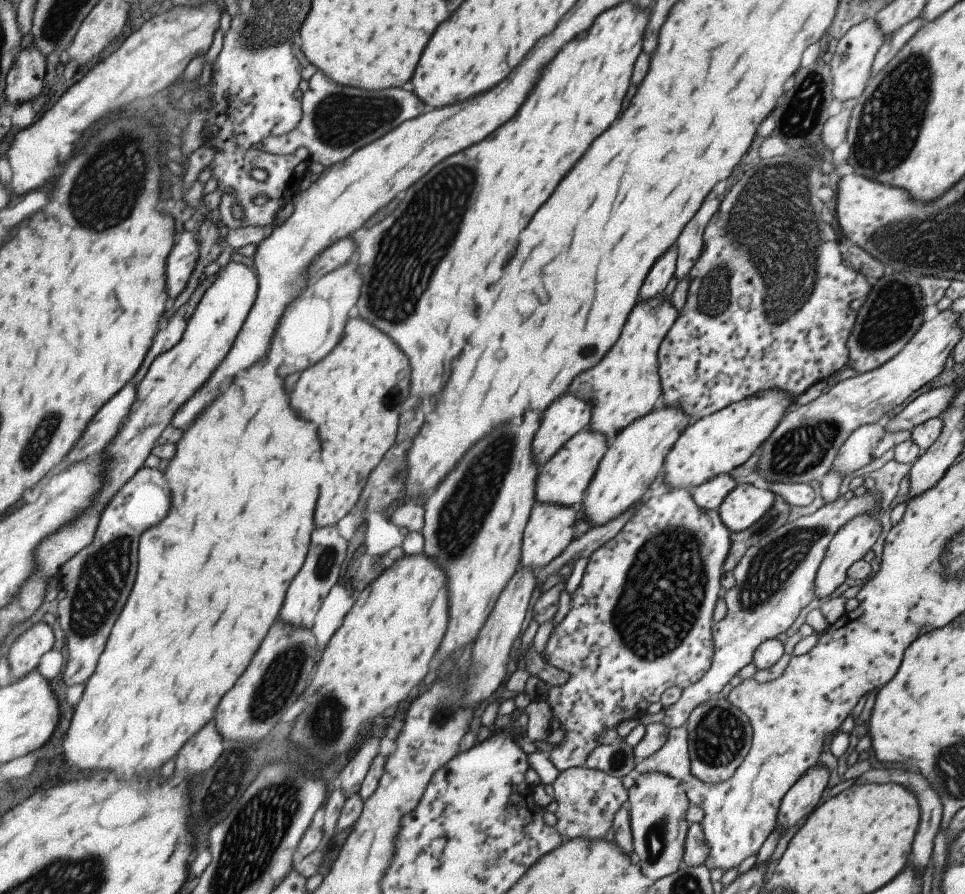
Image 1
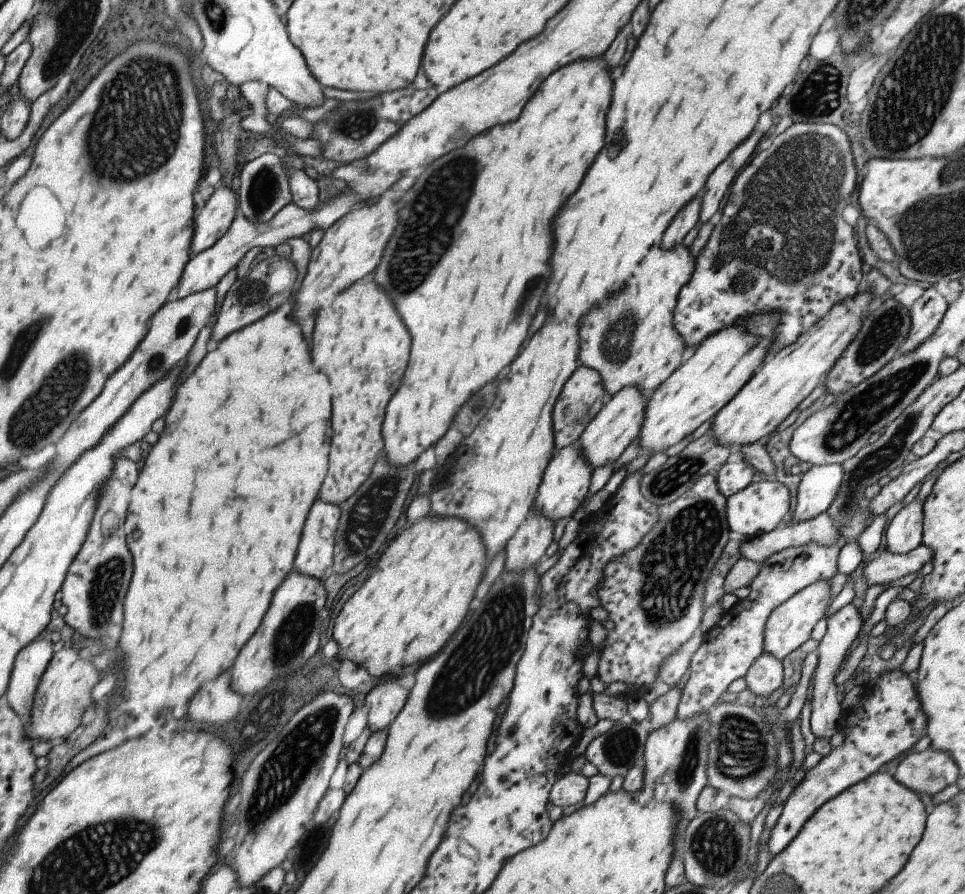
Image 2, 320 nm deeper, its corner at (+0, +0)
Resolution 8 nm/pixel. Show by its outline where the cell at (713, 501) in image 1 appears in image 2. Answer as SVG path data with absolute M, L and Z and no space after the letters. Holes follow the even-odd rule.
M745 461L727 462L721 466L716 474L716 488L723 498L744 490L750 483L754 474L752 467Z

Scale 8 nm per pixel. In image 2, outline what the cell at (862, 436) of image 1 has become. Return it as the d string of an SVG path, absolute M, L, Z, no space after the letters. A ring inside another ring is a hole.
M840 464L813 465L806 472L799 475L800 481L796 488L795 508L793 508L793 516L789 524L805 522L814 516L825 513L831 501L835 498L841 481L843 471Z

